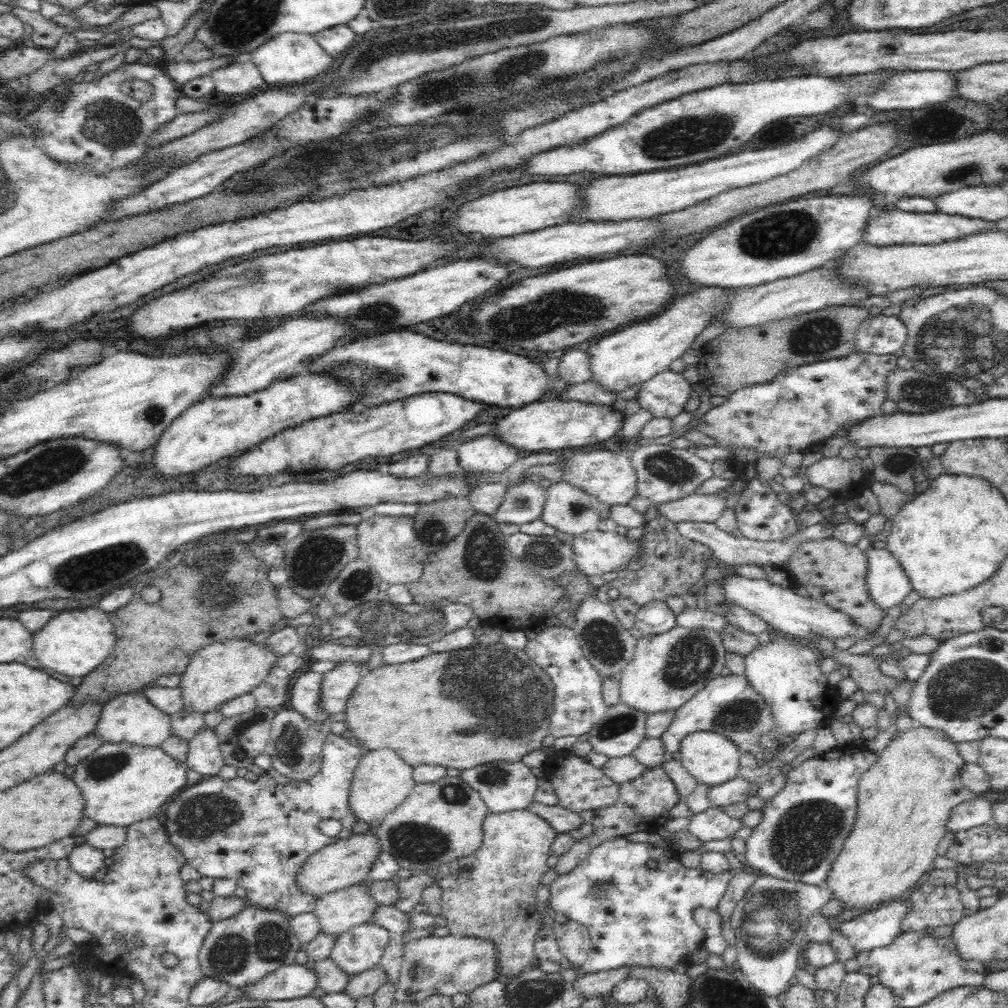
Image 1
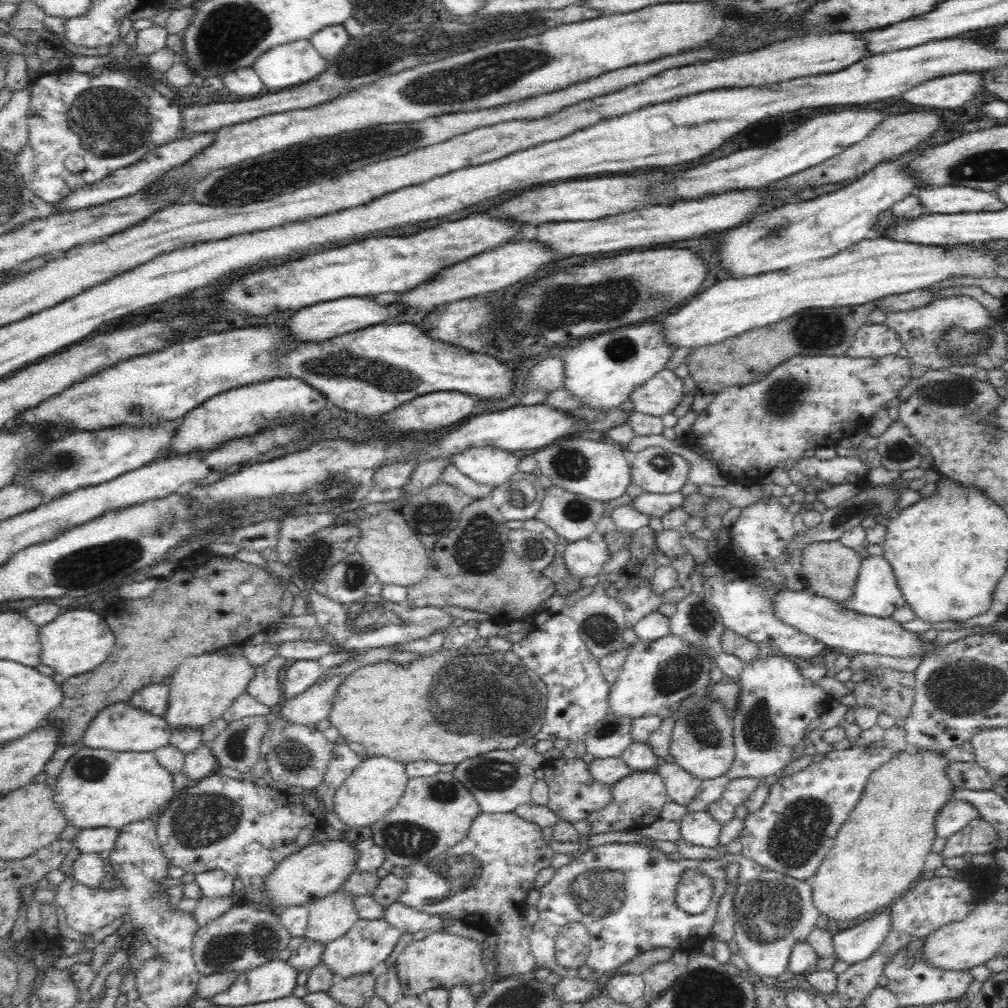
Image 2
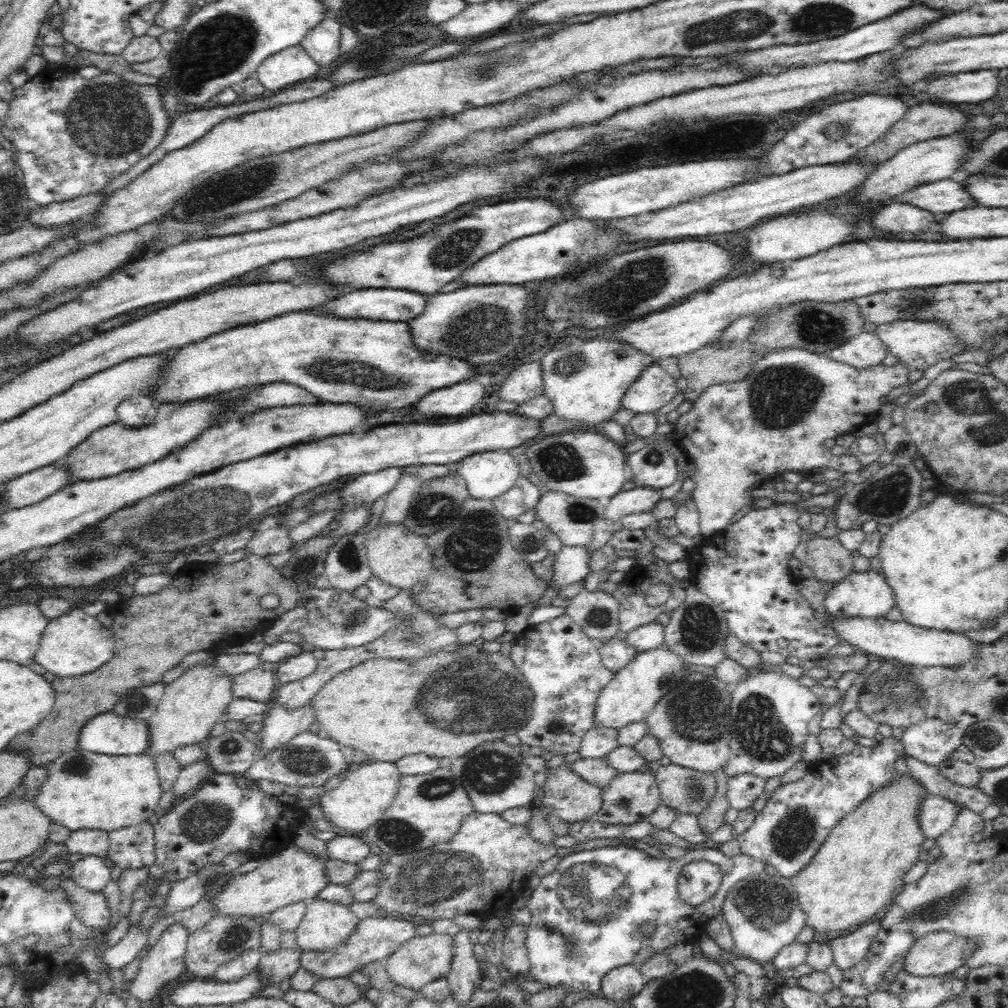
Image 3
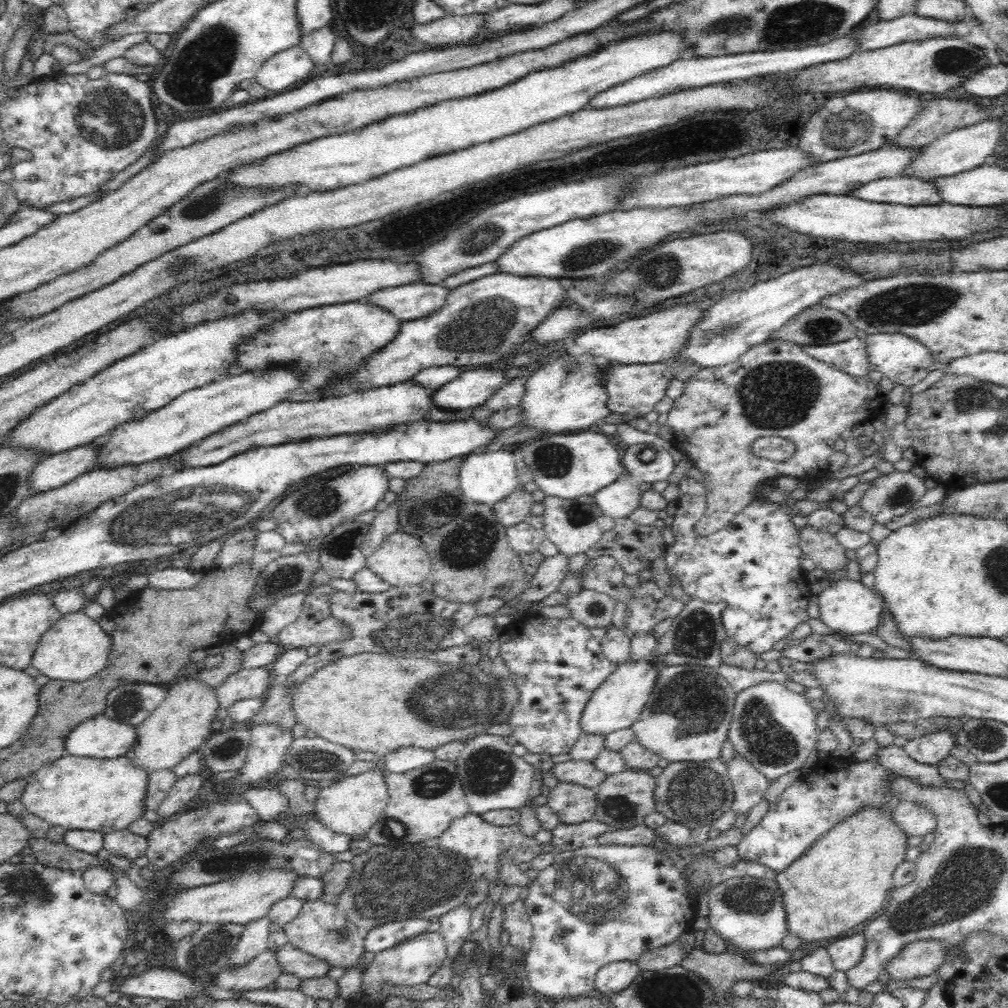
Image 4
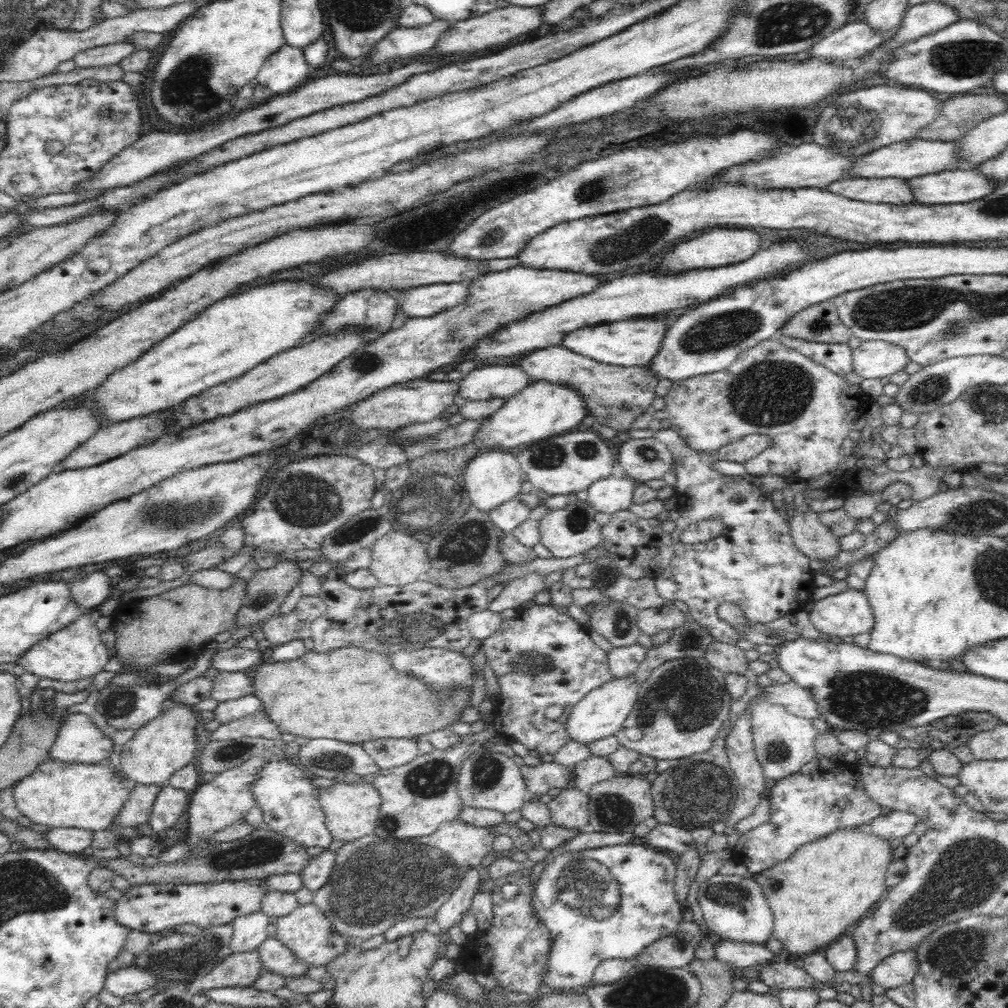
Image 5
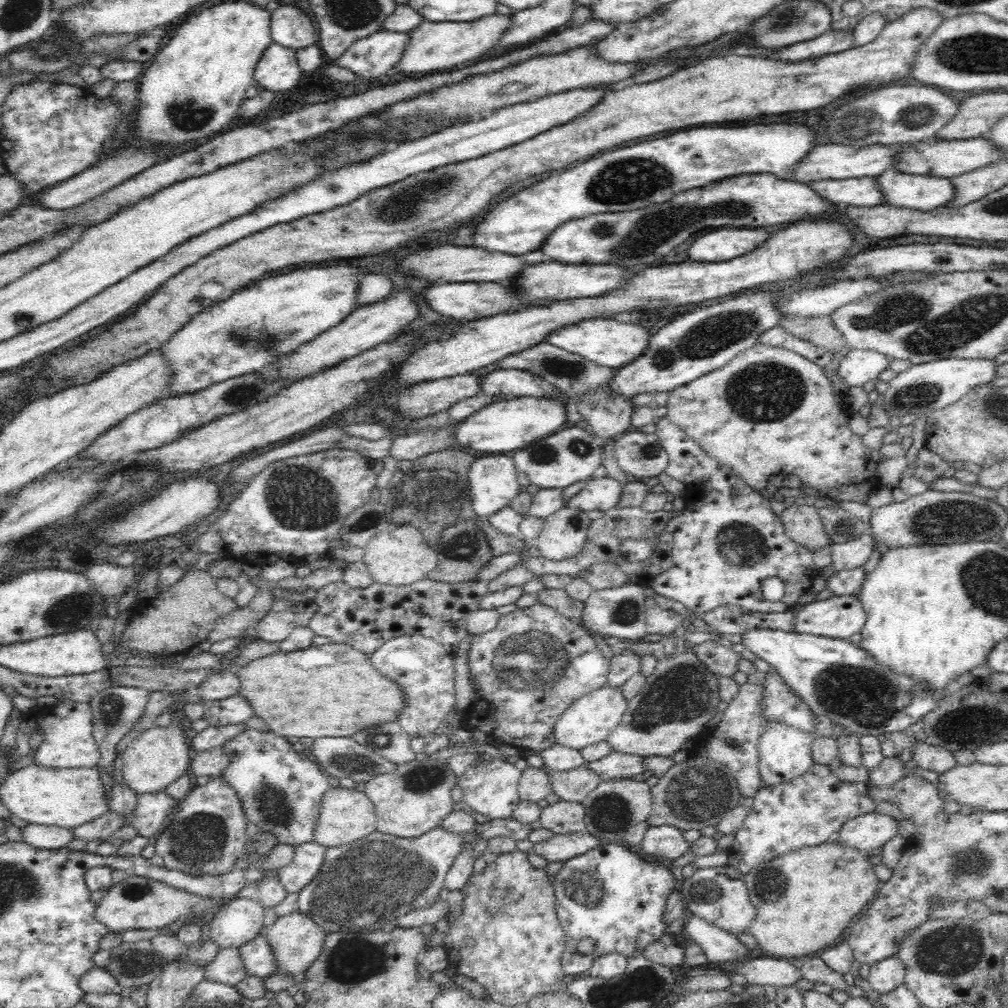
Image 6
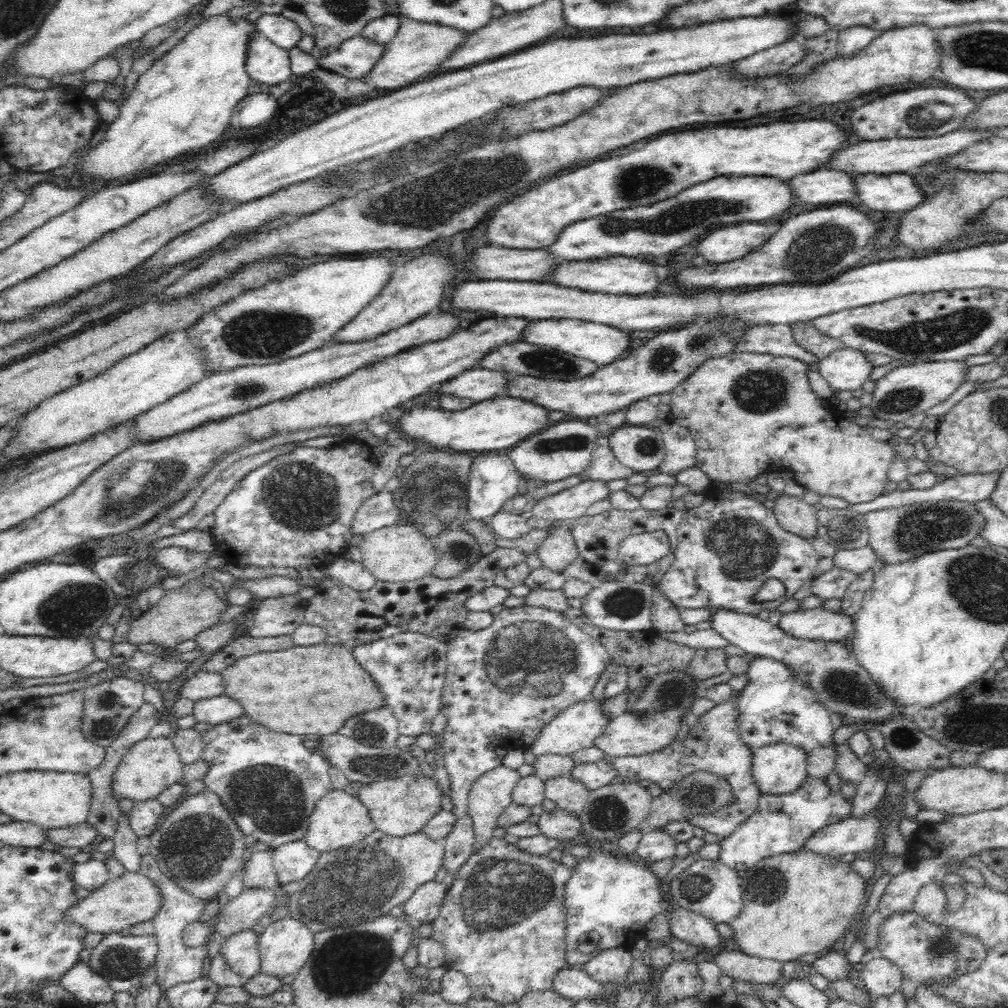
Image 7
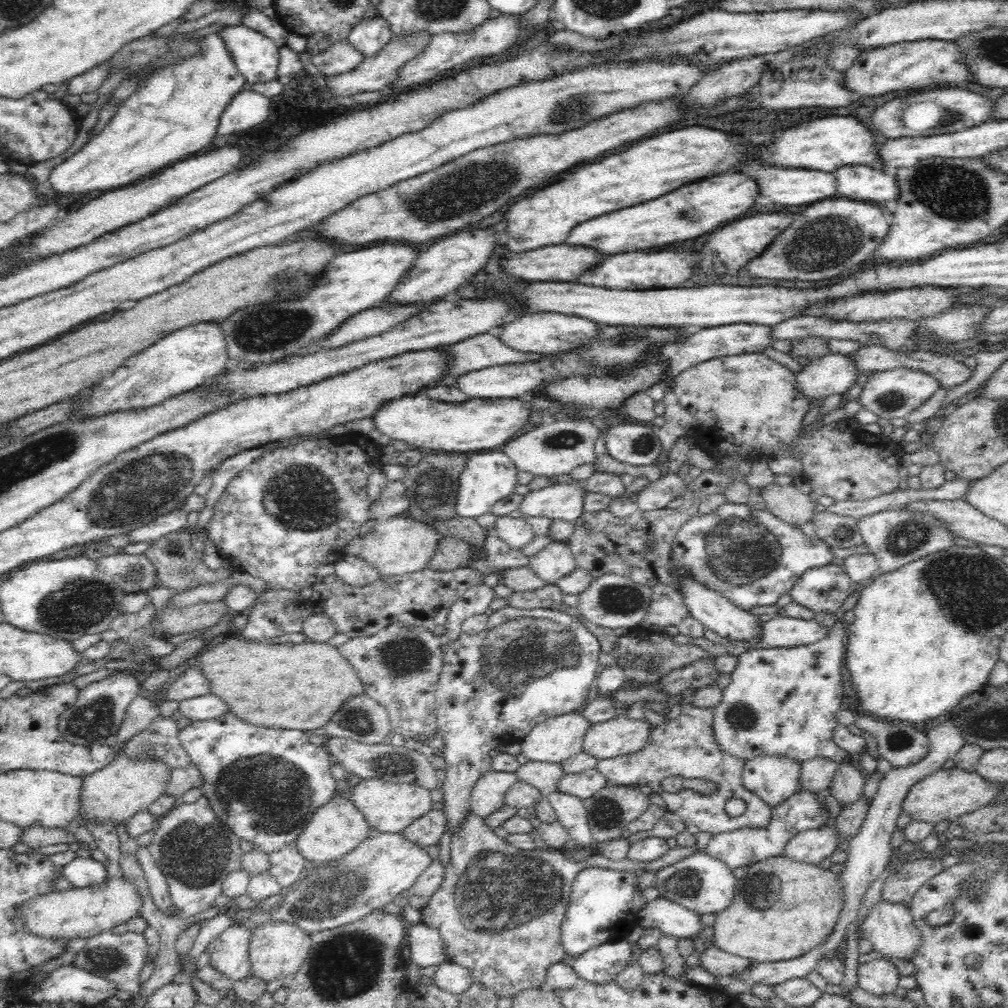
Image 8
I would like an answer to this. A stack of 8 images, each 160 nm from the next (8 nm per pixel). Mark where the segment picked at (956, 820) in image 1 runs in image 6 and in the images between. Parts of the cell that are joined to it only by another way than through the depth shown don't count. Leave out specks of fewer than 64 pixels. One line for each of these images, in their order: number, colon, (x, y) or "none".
2: (955, 814)
3: (935, 814)
4: (912, 819)
5: (896, 824)
6: (866, 832)

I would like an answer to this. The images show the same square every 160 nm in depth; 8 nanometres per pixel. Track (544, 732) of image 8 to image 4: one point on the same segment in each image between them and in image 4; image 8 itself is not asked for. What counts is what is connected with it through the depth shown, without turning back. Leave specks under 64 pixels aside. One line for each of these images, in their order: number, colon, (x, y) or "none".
4: (616, 704)
5: (602, 712)
6: (590, 719)
7: (575, 728)

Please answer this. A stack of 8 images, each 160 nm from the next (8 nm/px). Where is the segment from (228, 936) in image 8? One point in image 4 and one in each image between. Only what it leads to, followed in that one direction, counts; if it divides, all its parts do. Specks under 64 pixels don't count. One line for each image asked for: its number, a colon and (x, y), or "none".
4: (292, 961)
5: (275, 958)
6: (256, 954)
7: (239, 951)

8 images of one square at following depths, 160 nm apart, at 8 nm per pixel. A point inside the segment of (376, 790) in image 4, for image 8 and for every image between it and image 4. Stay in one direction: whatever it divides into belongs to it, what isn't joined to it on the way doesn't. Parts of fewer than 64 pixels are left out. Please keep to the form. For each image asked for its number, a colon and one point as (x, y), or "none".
5: (351, 811)
6: (345, 815)
7: (339, 819)
8: (336, 828)

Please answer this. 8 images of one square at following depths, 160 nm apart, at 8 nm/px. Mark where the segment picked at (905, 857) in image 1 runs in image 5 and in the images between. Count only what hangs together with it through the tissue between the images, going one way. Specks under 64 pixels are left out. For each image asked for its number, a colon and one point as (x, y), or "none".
2: (878, 853)
3: (853, 876)
4: (842, 881)
5: (827, 885)

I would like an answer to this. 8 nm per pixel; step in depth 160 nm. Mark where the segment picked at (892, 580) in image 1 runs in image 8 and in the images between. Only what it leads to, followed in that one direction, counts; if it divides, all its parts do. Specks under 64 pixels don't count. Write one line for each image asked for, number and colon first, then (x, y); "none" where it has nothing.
2: (876, 593)
3: (866, 594)
4: (848, 607)
5: (844, 615)
6: (839, 617)
7: (817, 624)
8: (783, 631)

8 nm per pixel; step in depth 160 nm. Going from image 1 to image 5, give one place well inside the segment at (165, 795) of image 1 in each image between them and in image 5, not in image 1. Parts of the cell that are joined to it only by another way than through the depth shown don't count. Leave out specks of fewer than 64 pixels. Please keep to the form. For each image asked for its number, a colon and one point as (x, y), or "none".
2: (96, 788)
3: (83, 790)
4: (79, 793)
5: (71, 795)

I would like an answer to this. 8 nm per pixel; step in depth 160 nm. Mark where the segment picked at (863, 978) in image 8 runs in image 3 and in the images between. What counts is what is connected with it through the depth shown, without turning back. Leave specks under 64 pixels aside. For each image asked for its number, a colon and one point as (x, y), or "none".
3: (939, 953)
4: (922, 958)
5: (897, 970)
6: (885, 976)
7: (881, 977)

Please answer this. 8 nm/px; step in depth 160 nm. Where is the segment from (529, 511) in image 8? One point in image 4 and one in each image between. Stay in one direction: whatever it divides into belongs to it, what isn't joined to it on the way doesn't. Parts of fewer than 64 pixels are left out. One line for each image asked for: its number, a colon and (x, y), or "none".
4: (619, 499)
5: (610, 494)
6: (601, 494)
7: (570, 504)

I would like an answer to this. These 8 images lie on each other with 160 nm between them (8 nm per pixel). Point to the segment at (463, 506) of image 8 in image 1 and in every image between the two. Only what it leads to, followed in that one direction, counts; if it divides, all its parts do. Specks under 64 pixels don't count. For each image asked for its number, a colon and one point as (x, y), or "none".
1: (482, 454)
2: (492, 467)
3: (490, 474)
4: (486, 477)
5: (493, 478)
6: (493, 481)
7: (493, 479)

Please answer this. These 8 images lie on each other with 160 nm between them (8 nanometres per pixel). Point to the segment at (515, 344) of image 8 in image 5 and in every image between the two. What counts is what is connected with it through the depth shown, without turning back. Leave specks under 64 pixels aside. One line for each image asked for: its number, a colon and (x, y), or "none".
5: (624, 343)
6: (609, 343)
7: (602, 344)

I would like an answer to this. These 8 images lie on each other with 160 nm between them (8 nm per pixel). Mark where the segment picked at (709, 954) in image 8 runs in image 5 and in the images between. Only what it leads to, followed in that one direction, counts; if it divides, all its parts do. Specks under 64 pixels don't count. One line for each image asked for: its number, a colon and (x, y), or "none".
5: (784, 975)
6: (763, 971)
7: (739, 966)

